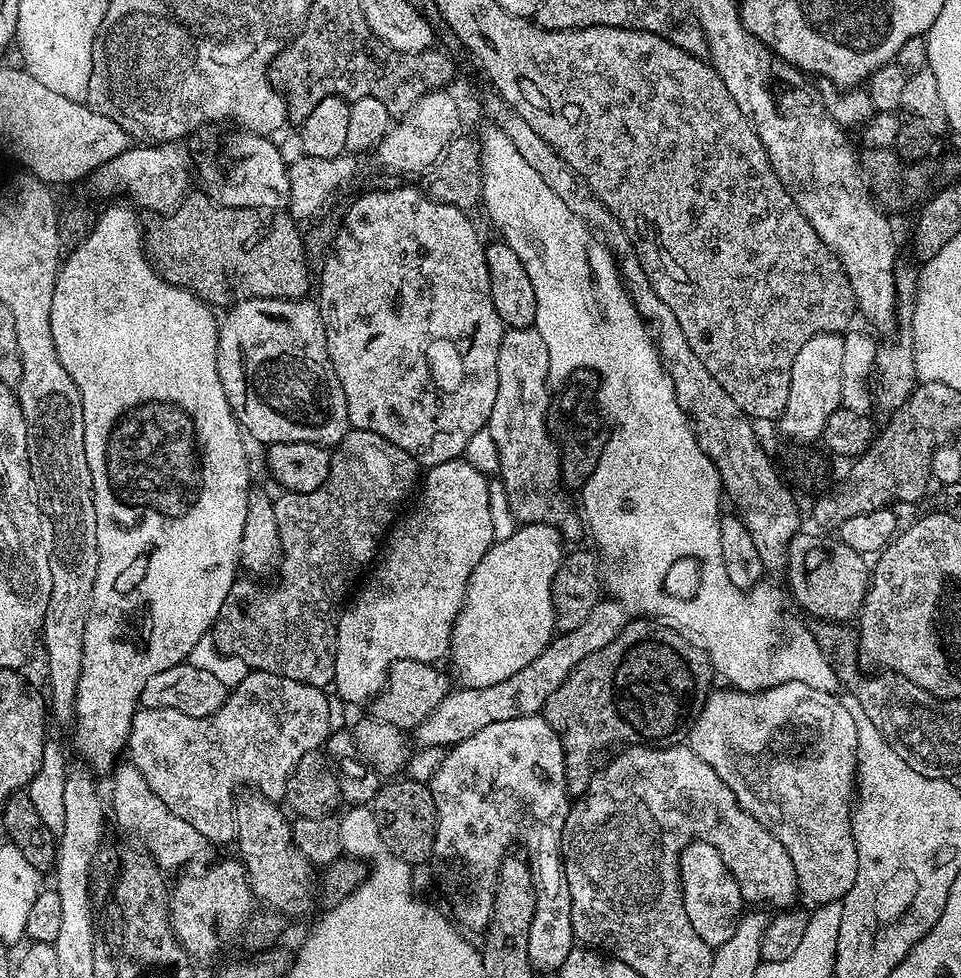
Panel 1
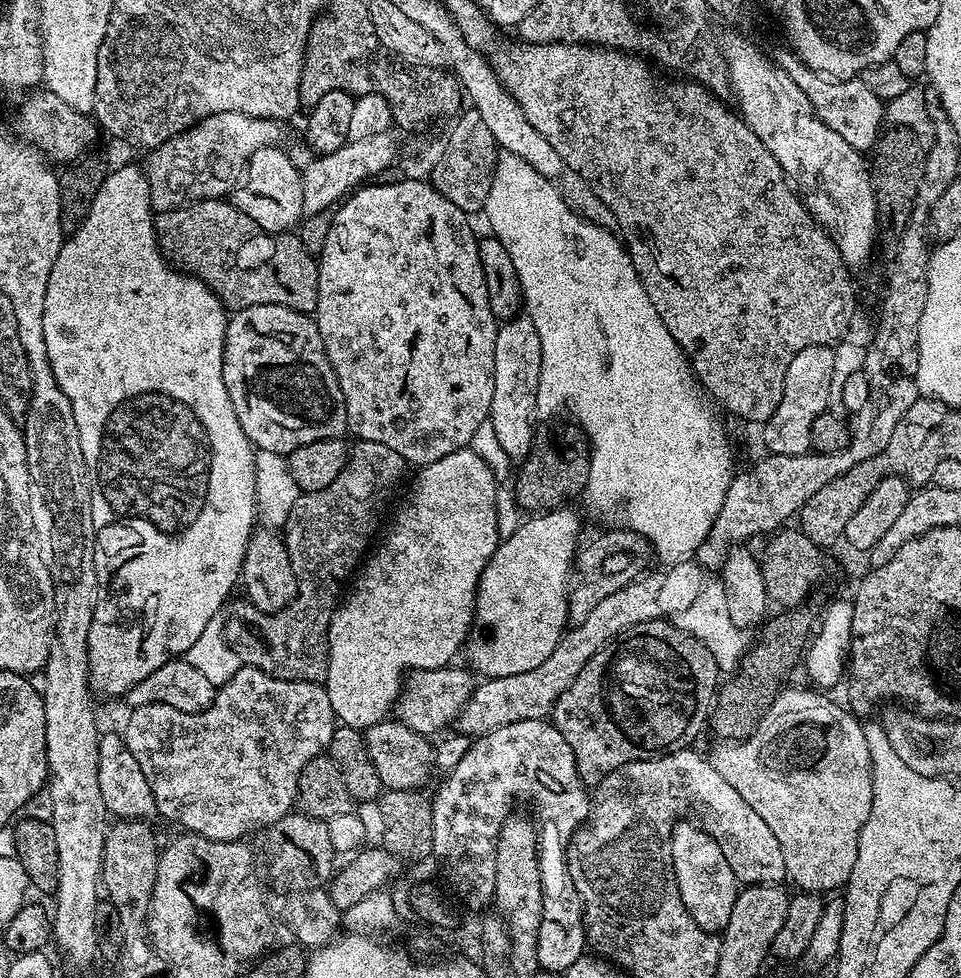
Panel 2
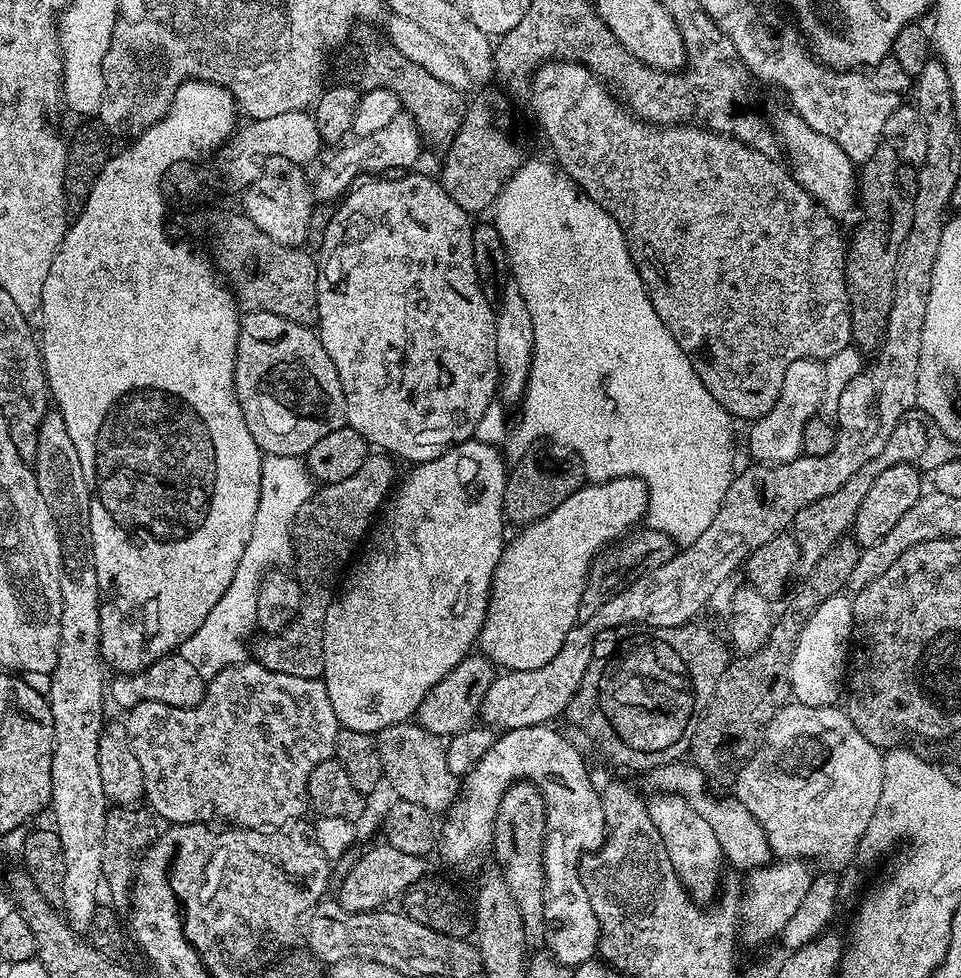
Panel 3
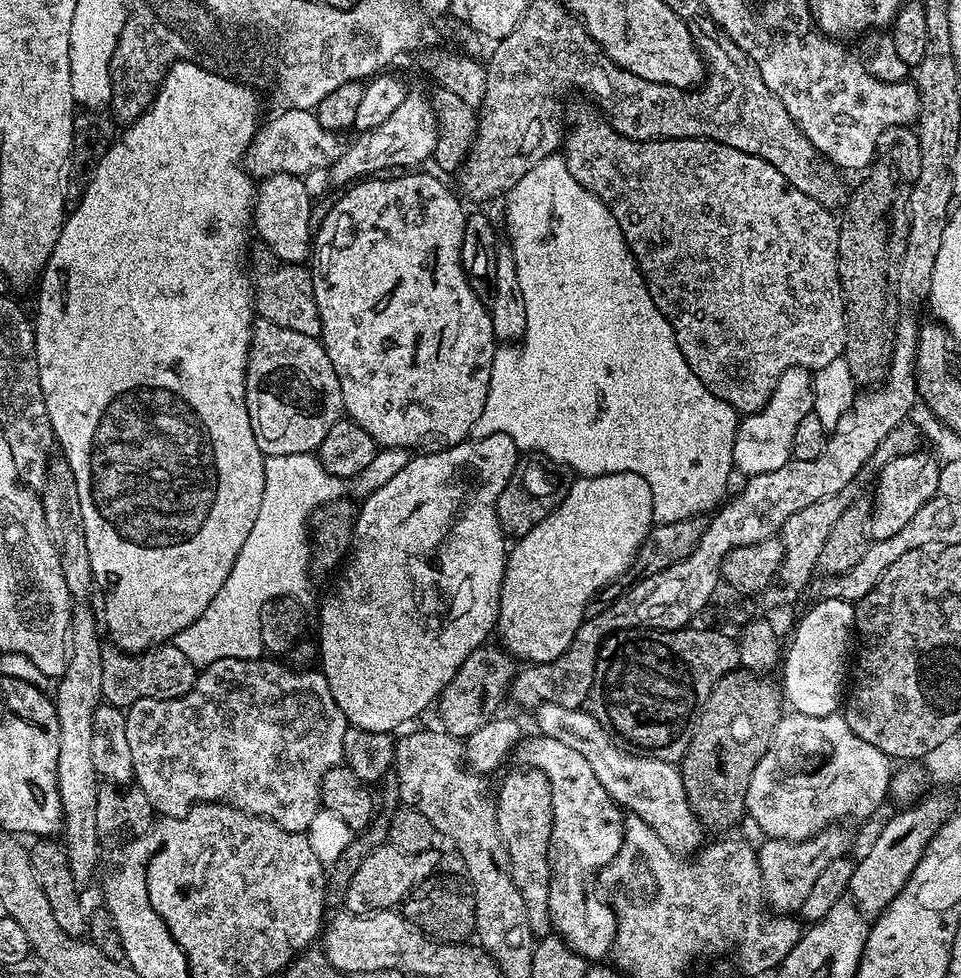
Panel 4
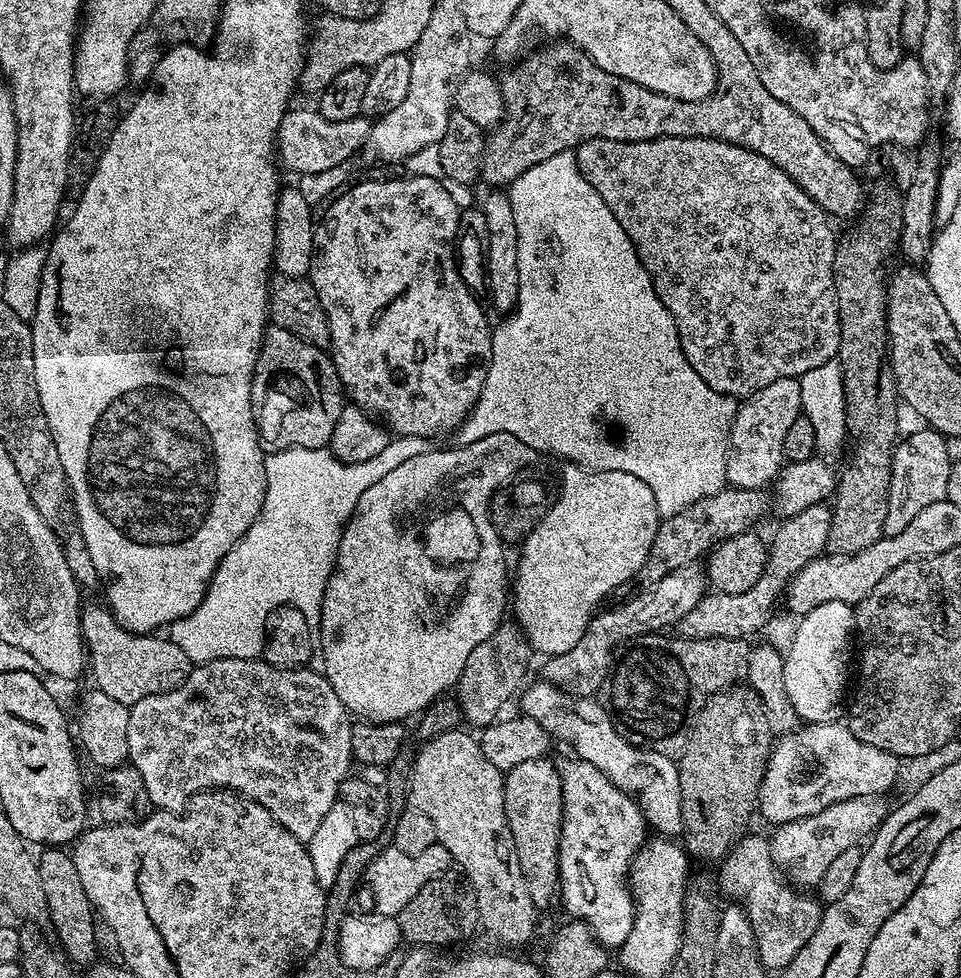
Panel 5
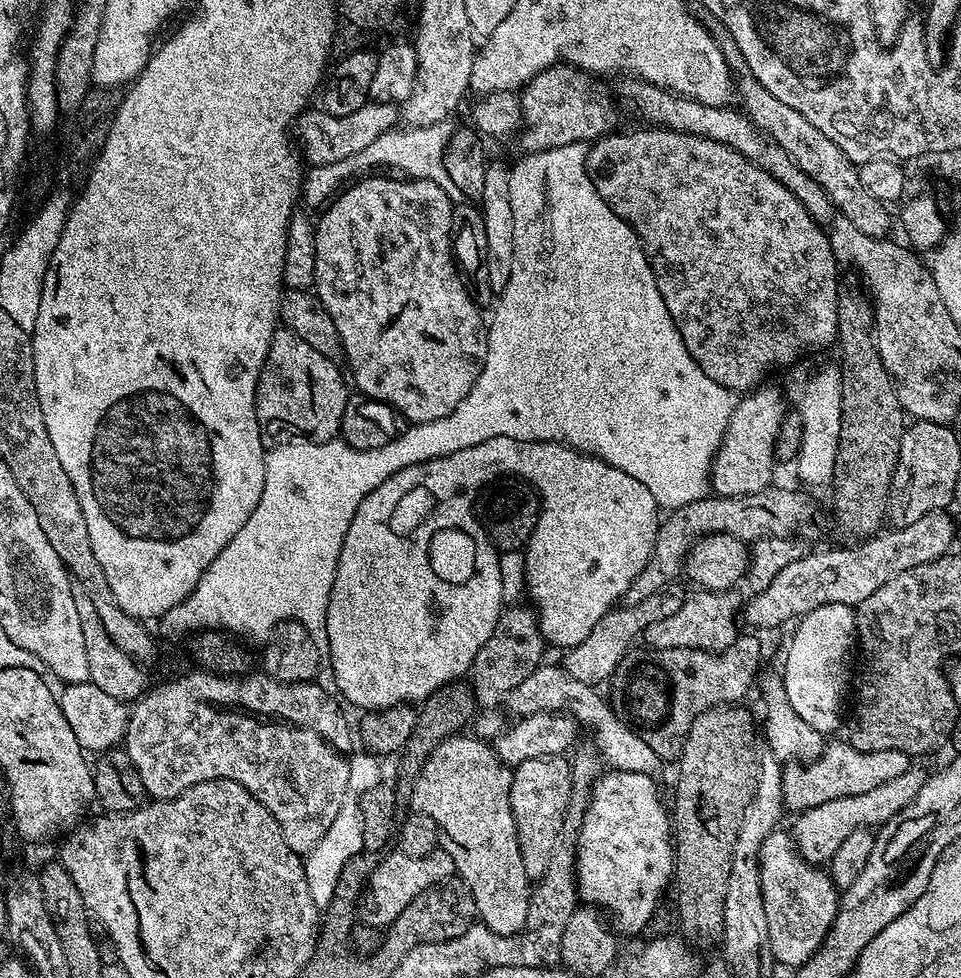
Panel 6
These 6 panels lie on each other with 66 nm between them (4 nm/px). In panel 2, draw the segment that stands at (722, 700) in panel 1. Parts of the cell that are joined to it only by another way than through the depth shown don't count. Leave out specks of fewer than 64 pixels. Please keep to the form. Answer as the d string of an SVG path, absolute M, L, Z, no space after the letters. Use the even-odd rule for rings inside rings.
M785 687L776 695L774 702L766 710L766 714L756 723L752 729L743 738L728 738L710 753L710 759L714 769L730 782L742 798L750 804L751 809L755 811L770 826L774 836L778 838L778 843L782 848L782 854L785 855L785 873L787 879L793 880L795 886L801 892L819 892L821 894L832 894L835 888L843 889L847 885L850 874L854 870L854 862L858 862L858 838L862 826L866 826L866 818L870 818L870 806L872 805L872 763L870 762L870 750L866 746L866 734L864 733L864 724L856 721L846 709L840 704L835 704L831 700L831 695L825 694L820 690L808 688Z

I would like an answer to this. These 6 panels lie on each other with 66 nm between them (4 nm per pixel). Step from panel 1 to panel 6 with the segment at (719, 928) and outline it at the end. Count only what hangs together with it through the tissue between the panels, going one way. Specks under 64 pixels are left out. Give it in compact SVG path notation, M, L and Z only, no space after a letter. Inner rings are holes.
M549 662L541 663L540 667L530 674L514 690L510 690L506 701L506 708L517 712L517 717L537 715L540 712L563 712L565 716L572 717L577 725L589 724L592 727L591 739L595 741L595 749L603 763L609 769L617 772L647 772L655 773L655 768L662 764L660 756L638 738L623 720L616 714L615 708L607 699L599 696L597 689L586 682L578 682L578 678L570 678L570 674L562 666L556 668Z

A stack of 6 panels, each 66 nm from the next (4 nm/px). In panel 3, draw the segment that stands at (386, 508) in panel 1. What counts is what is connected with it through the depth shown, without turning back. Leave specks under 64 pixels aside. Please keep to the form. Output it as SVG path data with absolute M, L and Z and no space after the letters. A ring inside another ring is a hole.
M369 455L354 478L317 487L311 498L298 510L292 520L292 551L294 572L300 581L302 593L300 615L283 632L264 638L268 640L257 646L255 663L282 674L294 674L294 678L319 680L323 677L324 651L320 630L326 618L326 609L334 599L332 587L336 579L338 584L342 573L365 543L378 513L385 507L393 491L392 479L396 476L396 468L392 463L394 460L391 455Z

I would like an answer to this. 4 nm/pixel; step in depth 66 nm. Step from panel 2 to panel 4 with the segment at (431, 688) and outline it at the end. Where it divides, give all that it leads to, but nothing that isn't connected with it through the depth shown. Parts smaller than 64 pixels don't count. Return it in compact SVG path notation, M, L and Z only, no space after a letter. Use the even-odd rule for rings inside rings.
M489 642L474 650L470 658L462 662L458 674L454 674L454 678L450 678L450 682L441 690L440 698L434 705L435 711L440 711L439 727L461 738L467 738L481 729L501 711L500 703L509 695L517 671L517 661L495 643Z

